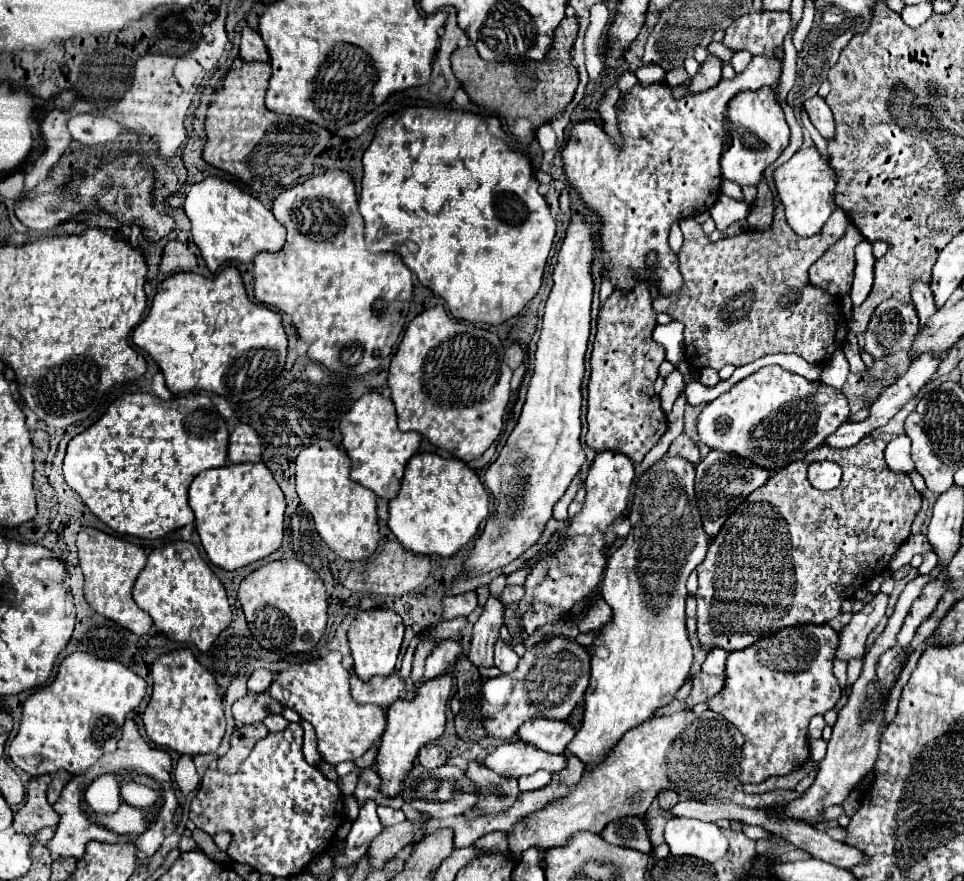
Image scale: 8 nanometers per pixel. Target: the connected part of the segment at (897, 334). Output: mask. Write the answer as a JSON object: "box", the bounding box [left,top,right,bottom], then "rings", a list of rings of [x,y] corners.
{"box":[864,299,918,359],"rings":[[[896,299],[882,301],[866,329],[864,351],[874,359],[884,359],[898,349],[912,349],[912,337],[916,337],[918,317],[914,305],[906,305]]]}

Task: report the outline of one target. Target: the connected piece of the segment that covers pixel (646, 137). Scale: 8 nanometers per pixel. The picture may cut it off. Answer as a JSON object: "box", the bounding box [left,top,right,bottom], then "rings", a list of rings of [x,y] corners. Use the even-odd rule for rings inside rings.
{"box":[562,57,780,295],"rings":[[[752,57],[750,65],[736,75],[734,79],[720,79],[718,85],[700,91],[686,93],[676,99],[668,83],[652,83],[648,87],[636,83],[624,97],[616,111],[620,145],[604,131],[604,125],[598,119],[578,121],[570,129],[570,139],[562,149],[562,169],[566,173],[568,185],[574,189],[578,199],[600,219],[600,235],[602,235],[602,263],[604,273],[608,273],[614,289],[622,293],[630,293],[640,281],[646,281],[658,295],[674,295],[682,289],[684,279],[678,269],[678,257],[668,245],[668,233],[672,223],[694,217],[698,213],[708,211],[716,199],[720,197],[722,173],[720,173],[720,157],[726,135],[726,113],[728,101],[738,91],[752,91],[758,87],[774,87],[780,75],[780,59],[768,57]],[[648,251],[658,253],[658,263],[650,269],[646,263]]]}

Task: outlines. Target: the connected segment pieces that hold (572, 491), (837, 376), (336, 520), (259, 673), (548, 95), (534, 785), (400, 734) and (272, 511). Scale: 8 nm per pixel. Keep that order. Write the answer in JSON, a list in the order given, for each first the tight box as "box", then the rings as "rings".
[{"box":[554,475,580,521],"rings":[[[580,475],[572,481],[572,485],[568,487],[568,491],[564,493],[564,497],[556,503],[556,507],[554,507],[554,519],[556,521],[566,521],[568,519],[568,513],[566,513],[566,509],[568,509],[568,505],[570,505],[570,501],[572,501],[572,497],[576,495],[576,491],[578,491],[578,485],[580,485]]]},{"box":[820,351,850,389],"rings":[[[836,351],[834,357],[824,365],[822,369],[822,375],[820,375],[820,381],[824,381],[826,385],[830,387],[836,387],[836,389],[842,389],[848,374],[850,373],[849,363],[842,351]]]},{"box":[296,441,378,561],"rings":[[[316,441],[300,451],[296,457],[296,491],[302,505],[310,511],[316,531],[324,543],[340,557],[362,561],[378,547],[378,517],[376,493],[350,479],[350,457],[332,441]]]},{"box":[248,669,274,693],"rings":[[[256,669],[248,679],[248,691],[250,693],[264,693],[268,691],[274,675],[268,669]]]},{"box":[452,41,578,129],"rings":[[[556,41],[542,61],[528,61],[522,65],[484,61],[476,53],[476,47],[468,45],[452,53],[452,71],[472,101],[490,109],[494,115],[504,117],[508,125],[512,125],[518,117],[526,117],[532,121],[534,129],[538,129],[556,113],[562,113],[574,97],[578,87],[578,71],[570,61],[570,51],[556,51]]]},{"box":[518,771,552,791],"rings":[[[536,771],[536,773],[532,773],[532,775],[520,777],[520,779],[518,779],[518,785],[520,785],[520,791],[530,791],[530,789],[540,789],[540,787],[548,785],[550,779],[552,779],[550,773]]]},{"box":[376,637,452,797],"rings":[[[434,637],[420,639],[420,645],[416,647],[414,659],[412,659],[412,671],[406,679],[406,687],[410,691],[414,691],[414,697],[412,699],[400,697],[398,701],[394,701],[388,707],[388,713],[386,713],[388,721],[386,721],[386,731],[380,739],[376,767],[378,767],[378,775],[382,777],[382,789],[390,797],[396,797],[400,793],[400,789],[402,789],[400,781],[412,769],[418,749],[436,741],[444,733],[444,721],[446,721],[444,713],[446,713],[448,697],[452,691],[452,673],[444,673],[434,679],[424,679],[424,661],[426,661],[428,653],[432,653],[434,645],[438,645],[438,641]]]},{"box":[190,463,286,571],"rings":[[[228,463],[218,469],[202,471],[190,485],[190,507],[196,515],[196,531],[208,553],[208,559],[226,571],[236,571],[244,565],[260,561],[282,545],[286,499],[272,471],[264,463]]]}]

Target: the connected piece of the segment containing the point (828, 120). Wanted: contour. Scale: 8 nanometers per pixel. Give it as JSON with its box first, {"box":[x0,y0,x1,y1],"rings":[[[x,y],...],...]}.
{"box":[804,95,834,137],"rings":[[[816,95],[808,101],[804,101],[804,109],[810,115],[810,121],[814,123],[814,127],[820,131],[822,137],[832,137],[834,135],[834,117],[830,107],[826,105],[826,99]]]}

